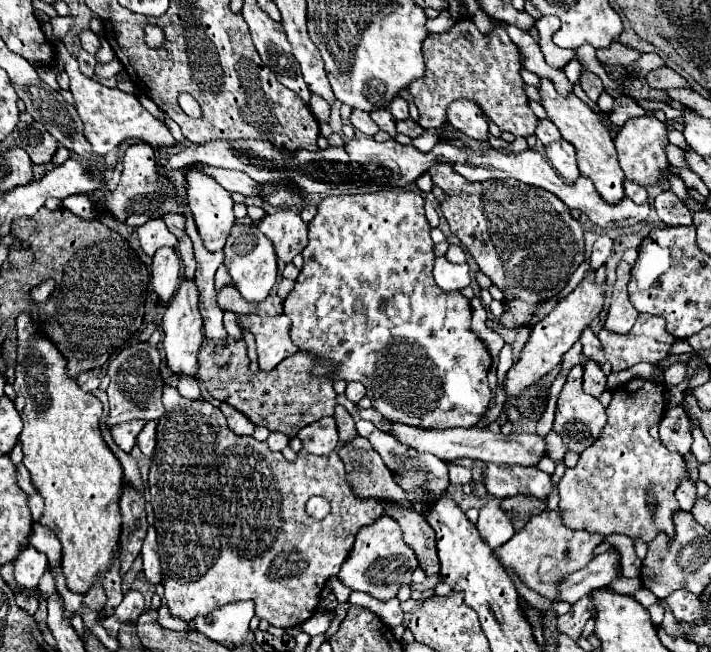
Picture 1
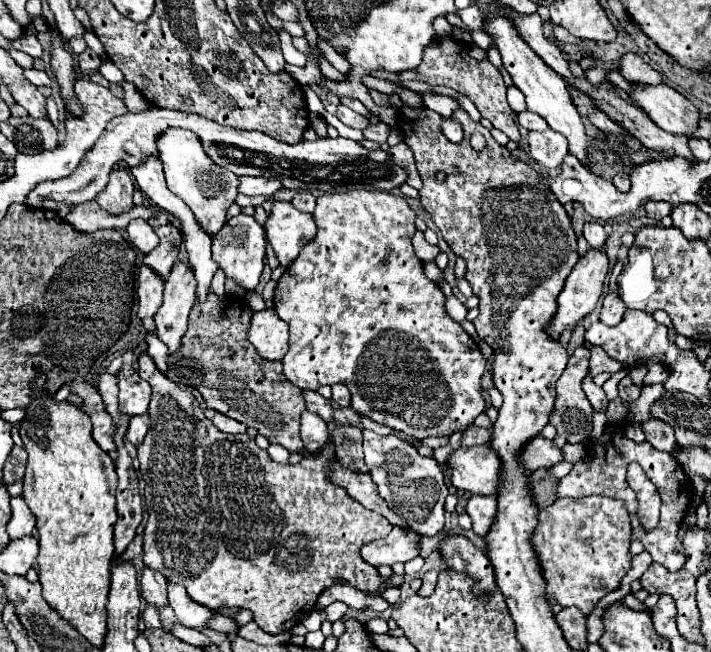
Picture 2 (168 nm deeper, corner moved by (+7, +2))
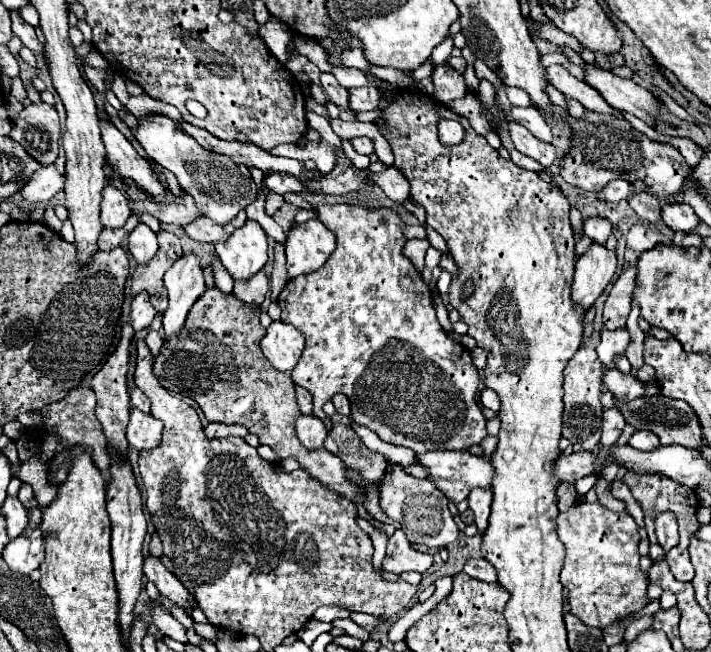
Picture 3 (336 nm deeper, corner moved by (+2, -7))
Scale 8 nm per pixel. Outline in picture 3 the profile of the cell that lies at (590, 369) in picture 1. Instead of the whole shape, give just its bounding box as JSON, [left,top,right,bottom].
[601,408,625,446]

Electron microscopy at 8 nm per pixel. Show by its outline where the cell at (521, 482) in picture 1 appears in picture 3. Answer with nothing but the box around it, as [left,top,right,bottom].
[415,450,493,502]

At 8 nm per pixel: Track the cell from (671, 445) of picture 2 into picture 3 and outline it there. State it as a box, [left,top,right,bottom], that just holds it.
[627,430,659,450]

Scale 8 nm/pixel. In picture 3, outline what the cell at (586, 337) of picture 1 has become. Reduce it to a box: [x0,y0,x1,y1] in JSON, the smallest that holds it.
[603,368,645,398]

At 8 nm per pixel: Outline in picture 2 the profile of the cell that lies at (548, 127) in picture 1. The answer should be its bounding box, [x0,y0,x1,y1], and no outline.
[518,109,548,131]

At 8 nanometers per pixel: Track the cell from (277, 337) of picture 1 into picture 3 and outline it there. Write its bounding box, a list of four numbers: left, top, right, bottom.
[261,322,305,370]

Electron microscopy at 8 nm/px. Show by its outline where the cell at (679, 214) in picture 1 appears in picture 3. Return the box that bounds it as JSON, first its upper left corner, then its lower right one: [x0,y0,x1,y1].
[627,194,661,224]

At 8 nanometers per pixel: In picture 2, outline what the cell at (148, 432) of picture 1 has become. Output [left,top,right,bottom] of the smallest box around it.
[126,413,150,447]

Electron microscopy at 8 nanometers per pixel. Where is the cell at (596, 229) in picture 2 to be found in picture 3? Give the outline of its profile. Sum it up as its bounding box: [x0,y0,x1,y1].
[583,216,611,244]

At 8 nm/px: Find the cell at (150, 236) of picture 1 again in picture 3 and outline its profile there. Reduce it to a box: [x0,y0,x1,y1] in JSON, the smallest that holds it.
[129,224,157,264]

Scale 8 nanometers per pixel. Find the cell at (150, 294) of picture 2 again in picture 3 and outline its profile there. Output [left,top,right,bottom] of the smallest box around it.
[131,292,155,332]

